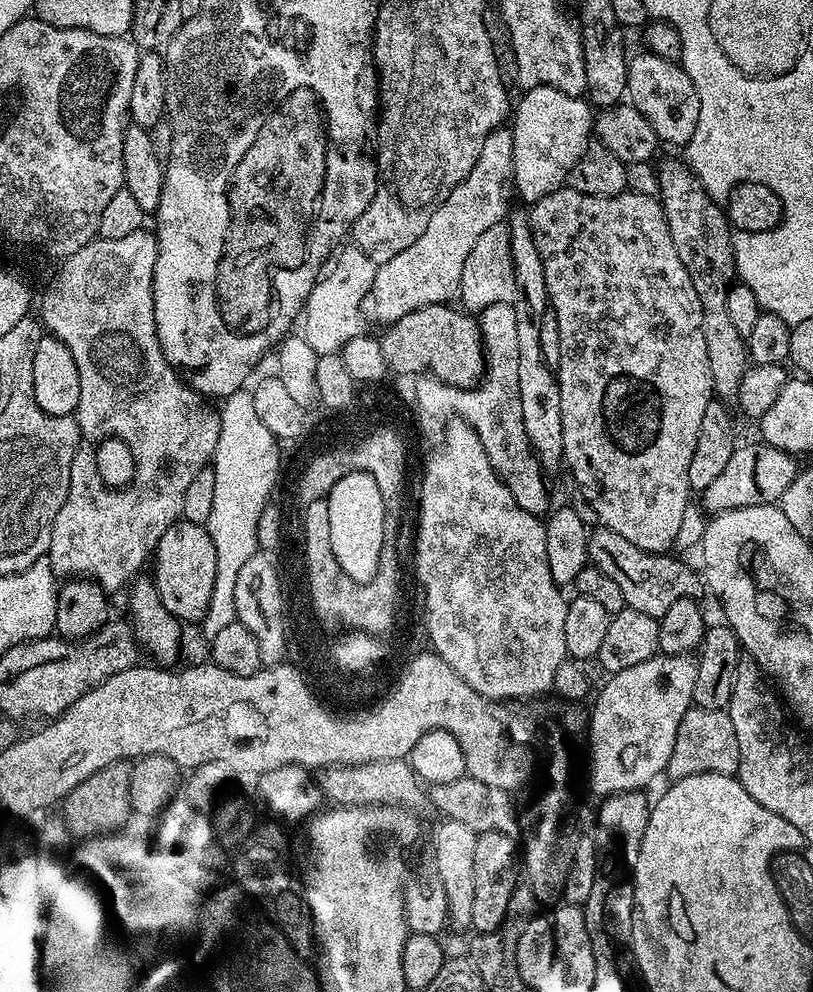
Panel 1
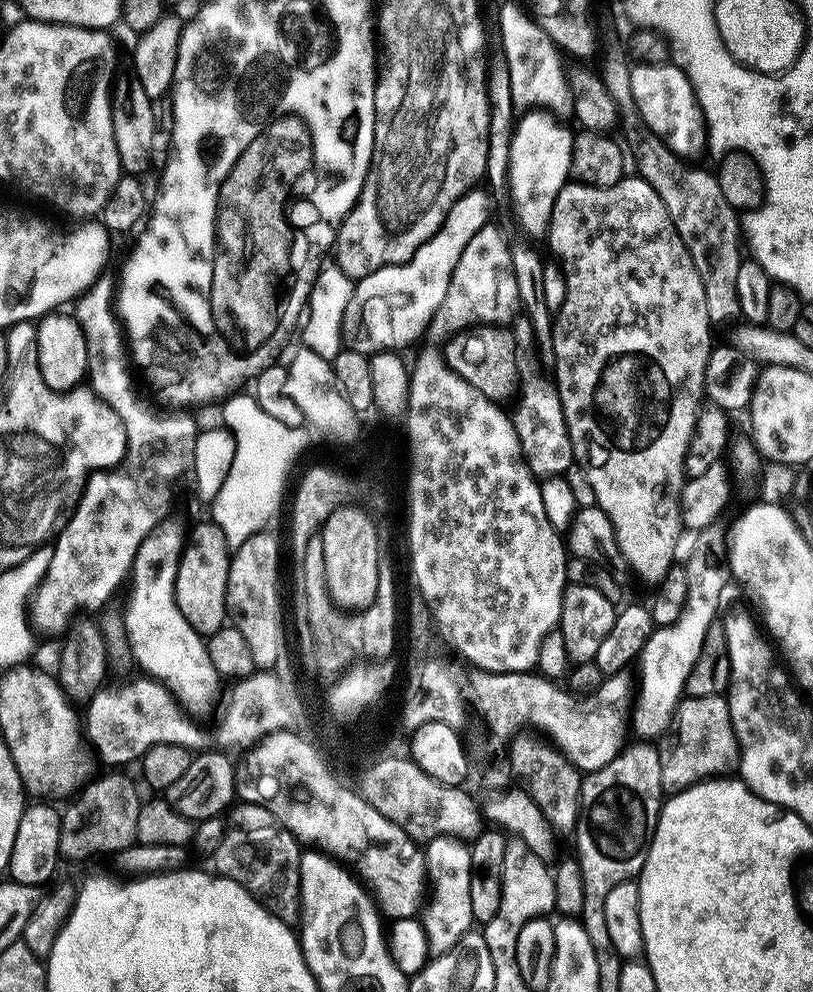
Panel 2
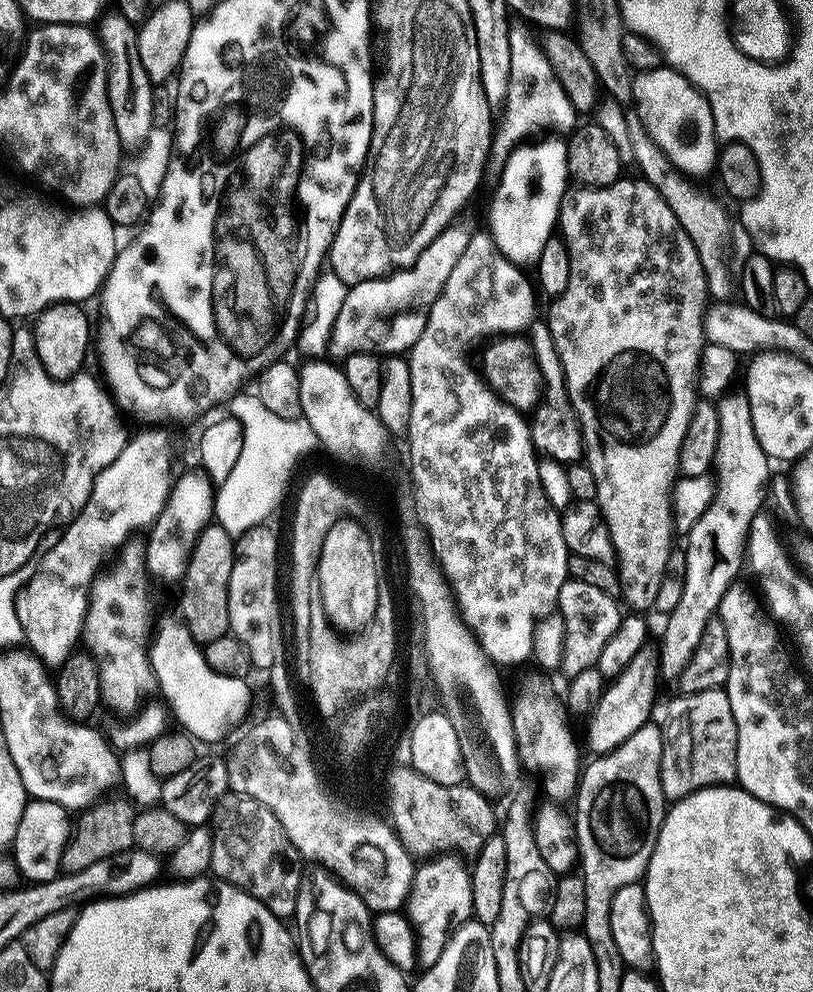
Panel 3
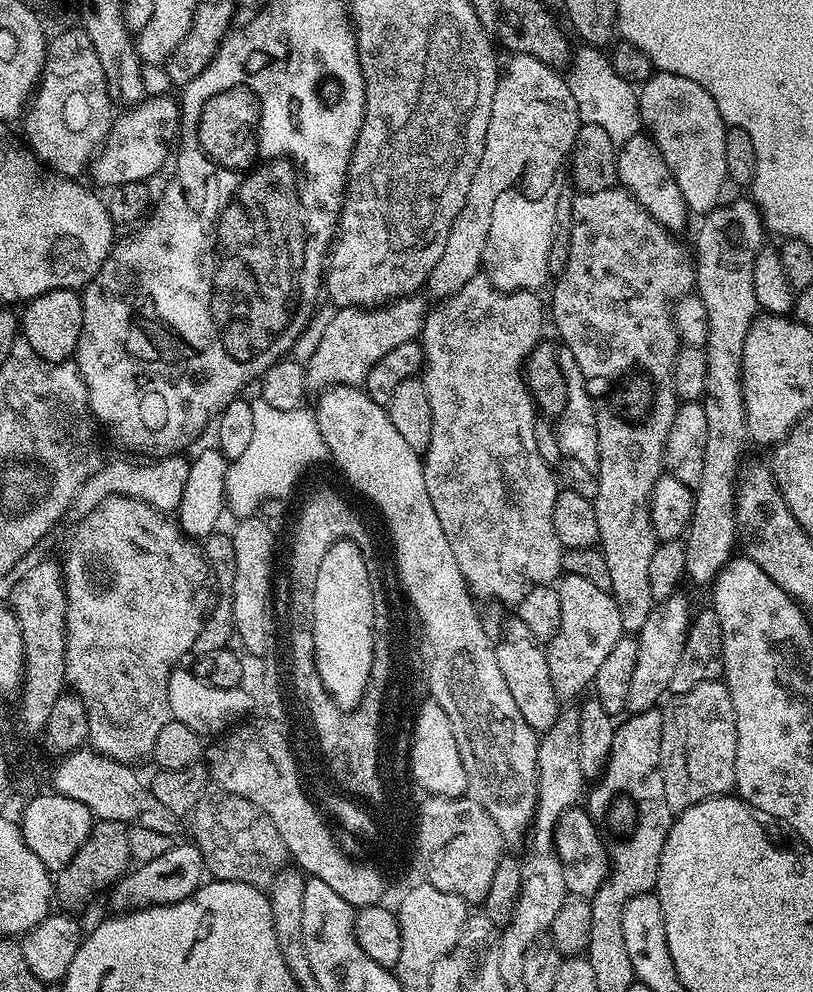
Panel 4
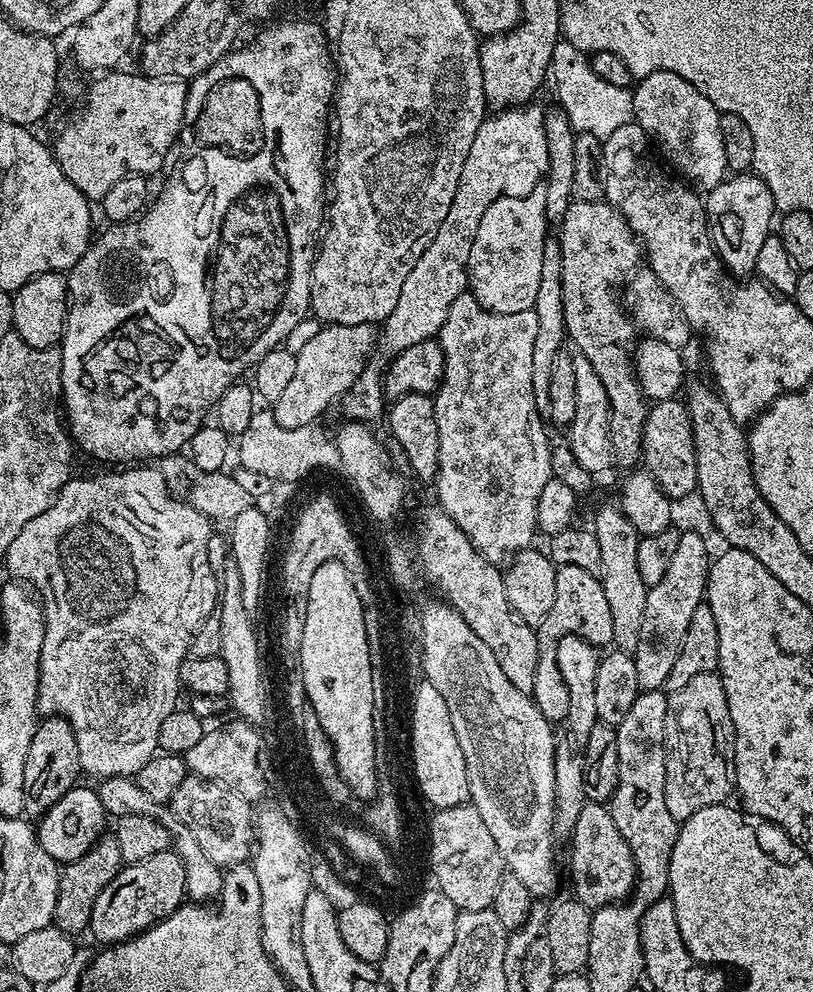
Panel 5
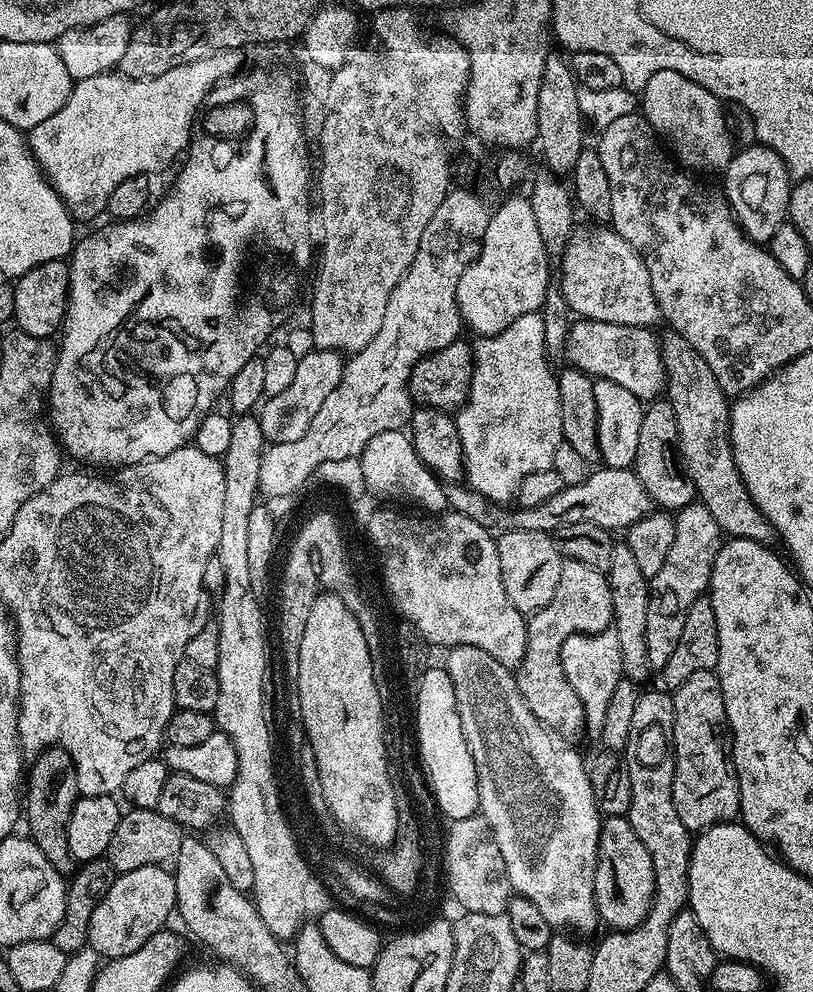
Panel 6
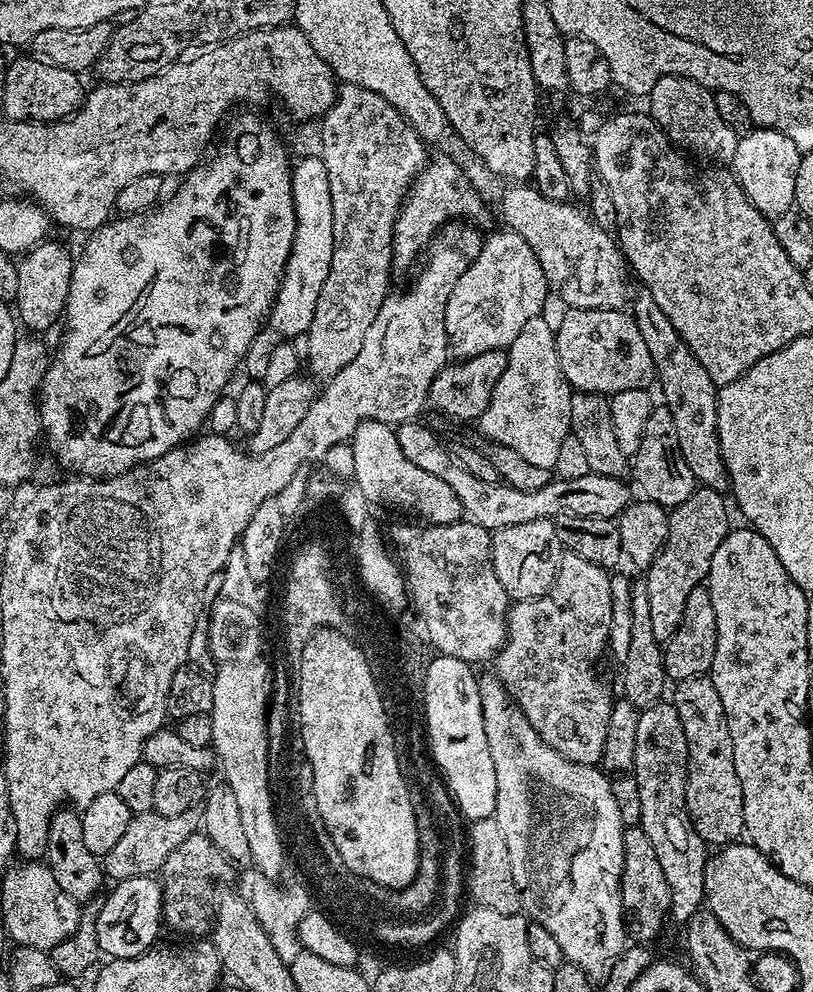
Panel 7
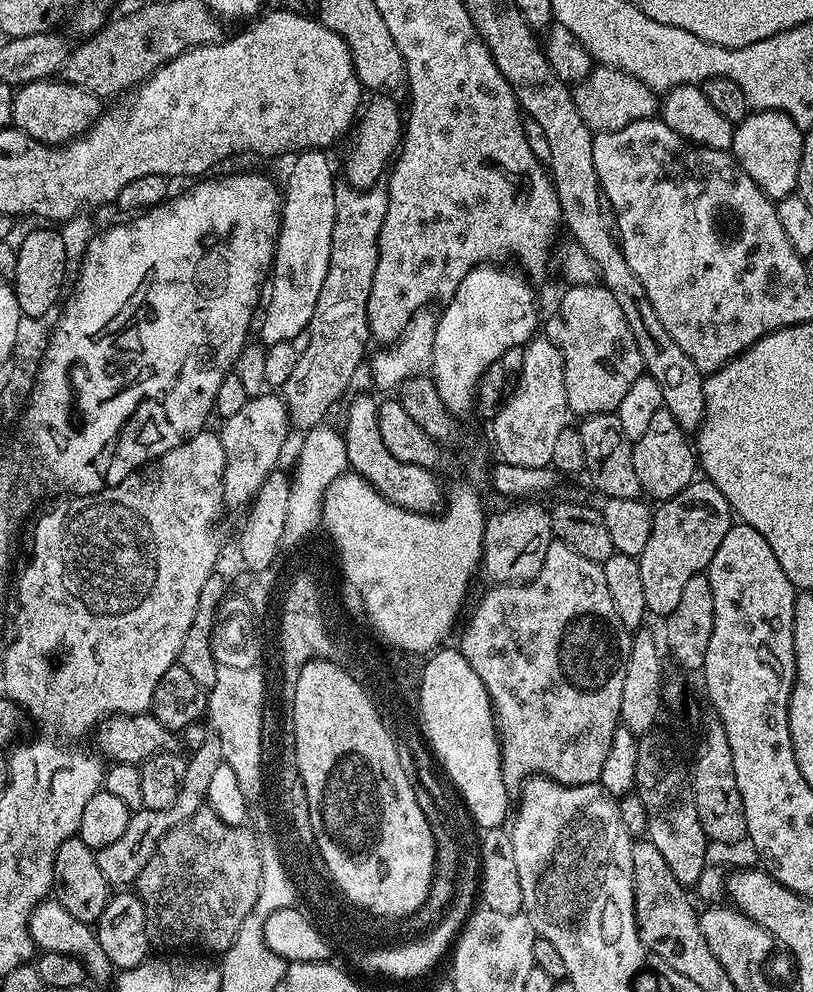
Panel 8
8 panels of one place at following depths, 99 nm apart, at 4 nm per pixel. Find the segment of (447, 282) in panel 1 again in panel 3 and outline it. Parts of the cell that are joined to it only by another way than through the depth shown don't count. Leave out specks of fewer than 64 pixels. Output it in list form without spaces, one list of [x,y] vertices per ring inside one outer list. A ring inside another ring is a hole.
[[[456,227],[445,228],[437,240],[422,250],[411,268],[349,287],[346,302],[342,302],[338,318],[334,318],[334,330],[328,343],[329,357],[347,358],[359,352],[404,354],[414,346],[414,342],[418,342],[432,304],[442,286],[446,286],[450,270],[454,270],[458,258],[462,258],[462,250],[466,250],[468,245],[469,229]]]

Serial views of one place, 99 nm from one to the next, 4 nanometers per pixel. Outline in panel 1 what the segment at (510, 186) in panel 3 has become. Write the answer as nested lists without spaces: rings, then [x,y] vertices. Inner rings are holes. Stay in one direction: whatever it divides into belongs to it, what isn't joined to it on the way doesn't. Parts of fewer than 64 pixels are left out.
[[[545,82],[536,88],[529,88],[524,97],[514,104],[514,119],[510,124],[514,154],[512,155],[512,177],[514,188],[527,202],[541,200],[544,196],[565,187],[573,166],[588,149],[594,132],[594,108],[584,100],[551,88]]]

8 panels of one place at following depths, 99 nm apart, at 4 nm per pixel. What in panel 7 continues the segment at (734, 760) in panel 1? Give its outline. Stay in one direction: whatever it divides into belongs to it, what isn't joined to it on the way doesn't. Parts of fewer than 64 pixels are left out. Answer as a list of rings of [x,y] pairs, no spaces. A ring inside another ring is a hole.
[[[711,675],[675,681],[673,688],[676,689],[672,696],[670,692],[670,703],[674,710],[678,710],[688,743],[688,773],[682,776],[684,813],[688,815],[688,823],[704,839],[705,845],[723,846],[739,841],[745,835],[742,786],[734,770],[730,730],[722,710],[722,698],[718,698],[718,690],[714,690]]]

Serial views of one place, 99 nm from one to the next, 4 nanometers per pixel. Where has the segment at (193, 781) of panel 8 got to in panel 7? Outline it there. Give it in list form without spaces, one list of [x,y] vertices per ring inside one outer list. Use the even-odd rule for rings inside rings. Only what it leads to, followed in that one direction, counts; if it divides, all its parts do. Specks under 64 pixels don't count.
[[[193,806],[182,810],[182,814],[158,814],[157,812],[137,812],[130,826],[122,833],[122,838],[102,858],[105,877],[109,881],[119,882],[126,878],[142,878],[159,873],[166,858],[186,842],[186,838],[197,835],[204,819],[203,807]]]

